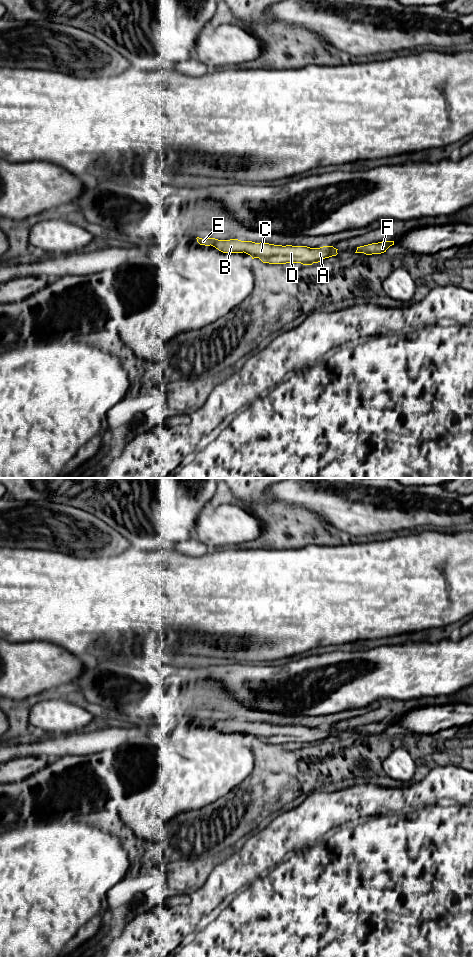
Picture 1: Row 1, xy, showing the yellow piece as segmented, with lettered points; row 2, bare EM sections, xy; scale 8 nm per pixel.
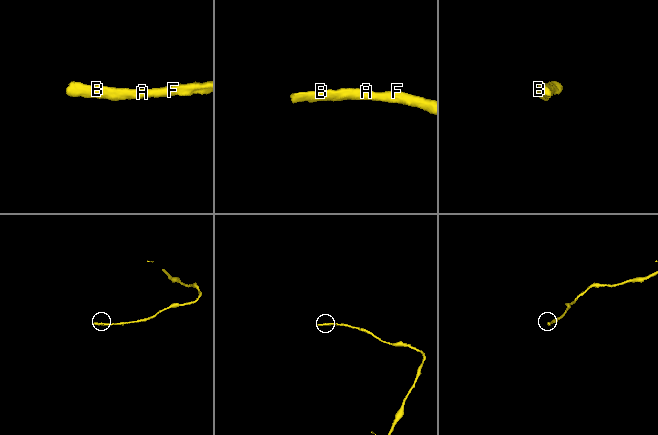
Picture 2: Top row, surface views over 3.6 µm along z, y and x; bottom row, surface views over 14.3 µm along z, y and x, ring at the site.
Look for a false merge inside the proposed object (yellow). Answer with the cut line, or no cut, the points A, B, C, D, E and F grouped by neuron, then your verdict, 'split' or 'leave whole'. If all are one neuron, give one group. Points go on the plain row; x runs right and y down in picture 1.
no cut; A B C D E F; leave whole

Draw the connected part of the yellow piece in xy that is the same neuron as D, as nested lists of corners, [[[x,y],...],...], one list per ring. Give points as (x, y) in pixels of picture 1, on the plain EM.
[[[199,718],[200,725],[213,726],[223,733],[246,733],[254,738],[259,738],[263,743],[286,744],[301,743],[312,745],[325,738],[336,736],[337,730],[333,726],[310,728],[307,726],[274,725],[269,723],[255,723],[238,719],[218,720],[215,718]]]

